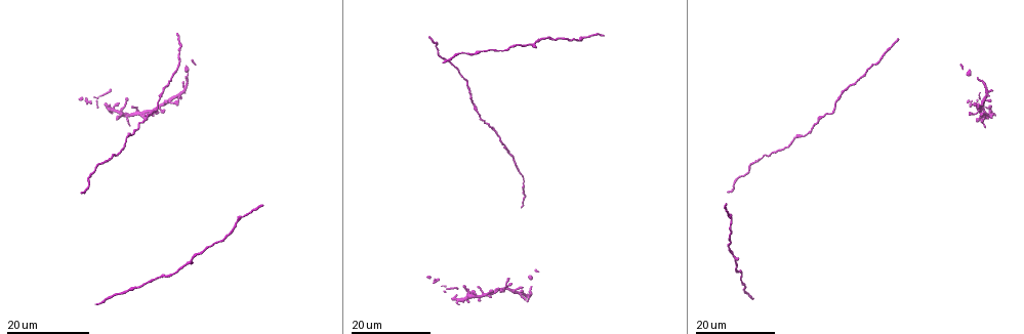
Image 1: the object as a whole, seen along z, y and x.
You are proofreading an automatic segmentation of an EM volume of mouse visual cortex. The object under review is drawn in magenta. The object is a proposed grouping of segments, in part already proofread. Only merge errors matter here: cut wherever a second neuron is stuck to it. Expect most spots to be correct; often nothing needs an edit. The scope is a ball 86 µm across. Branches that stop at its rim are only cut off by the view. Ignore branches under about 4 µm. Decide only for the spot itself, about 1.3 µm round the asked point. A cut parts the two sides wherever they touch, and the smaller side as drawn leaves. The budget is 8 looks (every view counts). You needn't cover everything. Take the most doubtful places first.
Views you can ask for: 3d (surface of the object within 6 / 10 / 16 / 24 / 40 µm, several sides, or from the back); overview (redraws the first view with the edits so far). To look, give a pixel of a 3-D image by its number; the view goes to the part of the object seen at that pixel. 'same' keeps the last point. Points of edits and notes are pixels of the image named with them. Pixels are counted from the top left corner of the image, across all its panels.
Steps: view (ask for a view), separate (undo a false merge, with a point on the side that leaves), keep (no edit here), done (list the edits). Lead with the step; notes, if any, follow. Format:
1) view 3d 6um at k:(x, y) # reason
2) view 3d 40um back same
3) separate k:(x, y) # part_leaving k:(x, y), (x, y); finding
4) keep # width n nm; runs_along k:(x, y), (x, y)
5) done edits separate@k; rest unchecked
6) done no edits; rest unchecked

view 3d 24um at 1:(495, 132) # thick turns thin

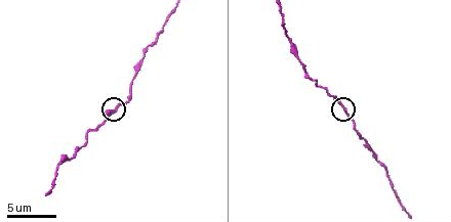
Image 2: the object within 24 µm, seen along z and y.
view 3d 10um at 2:(114, 107) # zoom in

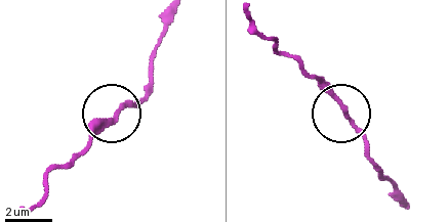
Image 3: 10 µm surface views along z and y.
keep # continuous, no second neuron

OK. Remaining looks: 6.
view 3d 16um at 1:(154, 279) # narrows sharply

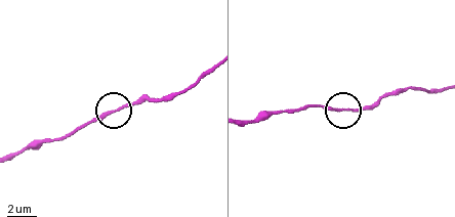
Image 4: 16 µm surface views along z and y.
view 3d 6um at 4:(346, 109)

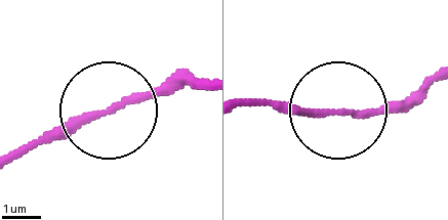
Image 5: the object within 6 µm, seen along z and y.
keep # continuous, no second neuron

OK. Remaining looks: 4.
view 3d 10um at 2:(135, 76) # thick turns thin

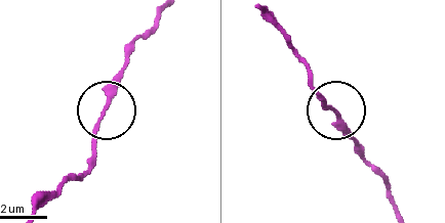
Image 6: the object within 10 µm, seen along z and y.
view 3d 6um at 6:(106, 106) # closer look

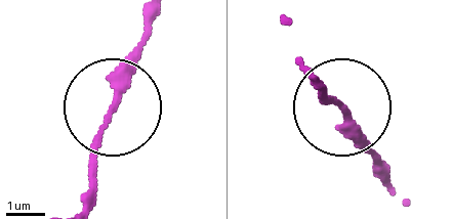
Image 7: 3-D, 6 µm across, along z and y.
keep # runs_along 7:(86, 196), (116, 70), (149, 14); one neuron here

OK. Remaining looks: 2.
view 3d 10um at 2:(302, 61) # sudden change in width

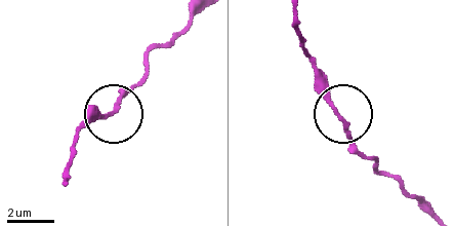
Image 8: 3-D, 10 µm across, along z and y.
keep # runs_along 8:(367, 157), (313, 67); continuous, no second neuron

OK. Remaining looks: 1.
done no edits; rest unchecked

